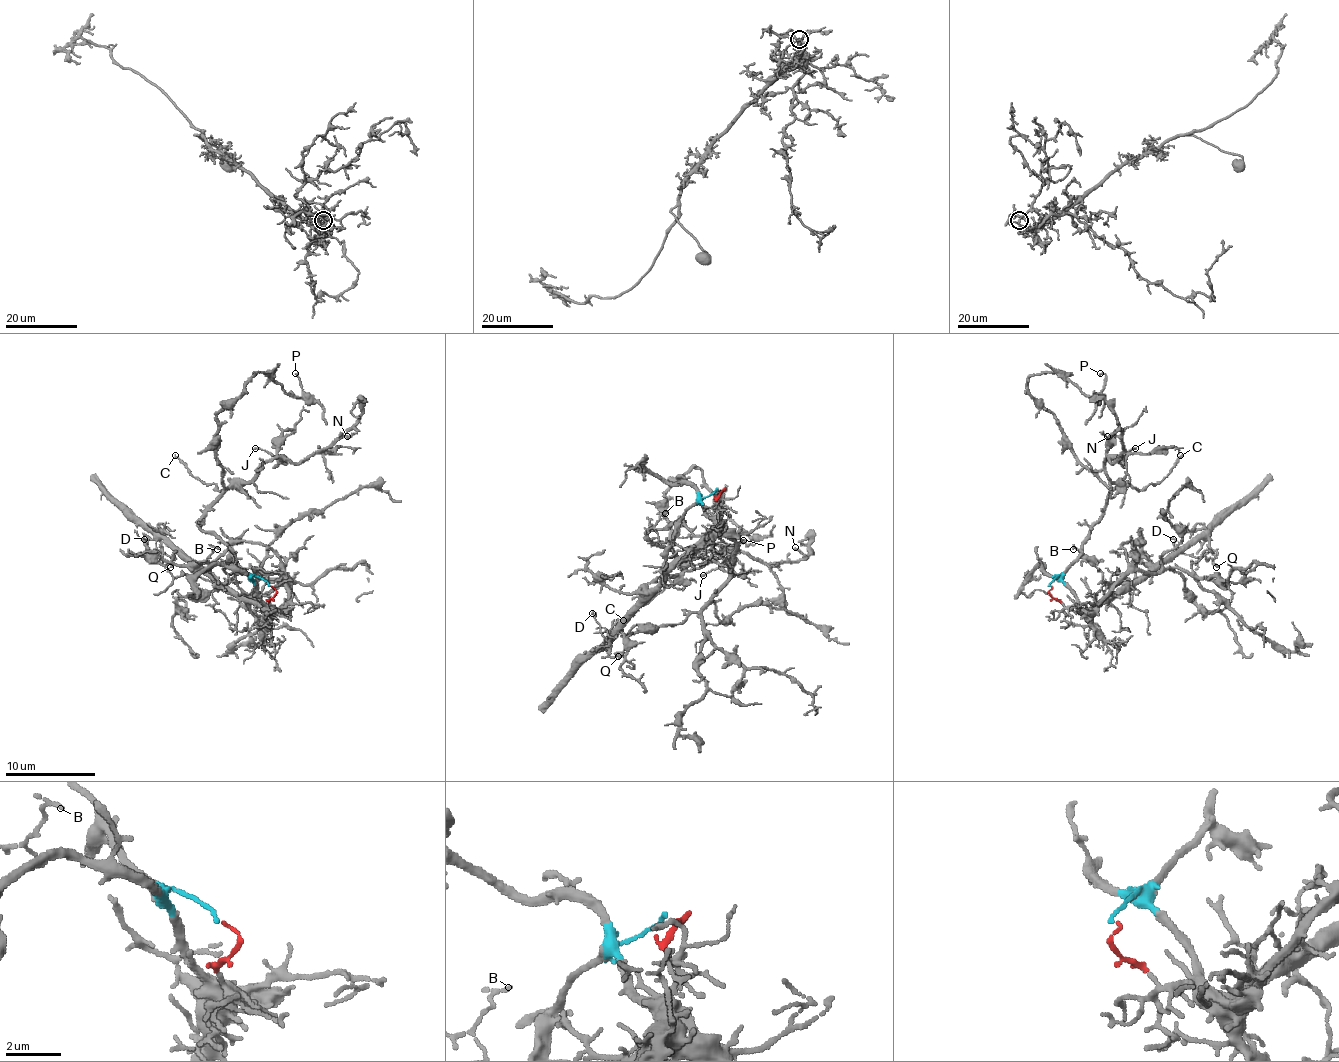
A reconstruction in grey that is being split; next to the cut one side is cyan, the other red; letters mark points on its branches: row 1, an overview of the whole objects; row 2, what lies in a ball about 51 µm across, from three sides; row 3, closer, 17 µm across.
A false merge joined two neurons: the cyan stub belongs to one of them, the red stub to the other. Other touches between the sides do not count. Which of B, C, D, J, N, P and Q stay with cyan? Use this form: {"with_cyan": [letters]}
{"with_cyan": ["C", "J", "N", "P"]}

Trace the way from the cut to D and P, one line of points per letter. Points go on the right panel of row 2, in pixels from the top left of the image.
D: (1051, 585), (1048, 592), (1066, 605), (1093, 610), (1145, 581), (1197, 538), (1201, 549), (1183, 554), (1172, 538)
P: (1051, 585), (1080, 554), (1109, 491), (1078, 459), (1028, 385), (1033, 374), (1060, 372), (1098, 396), (1100, 374)

